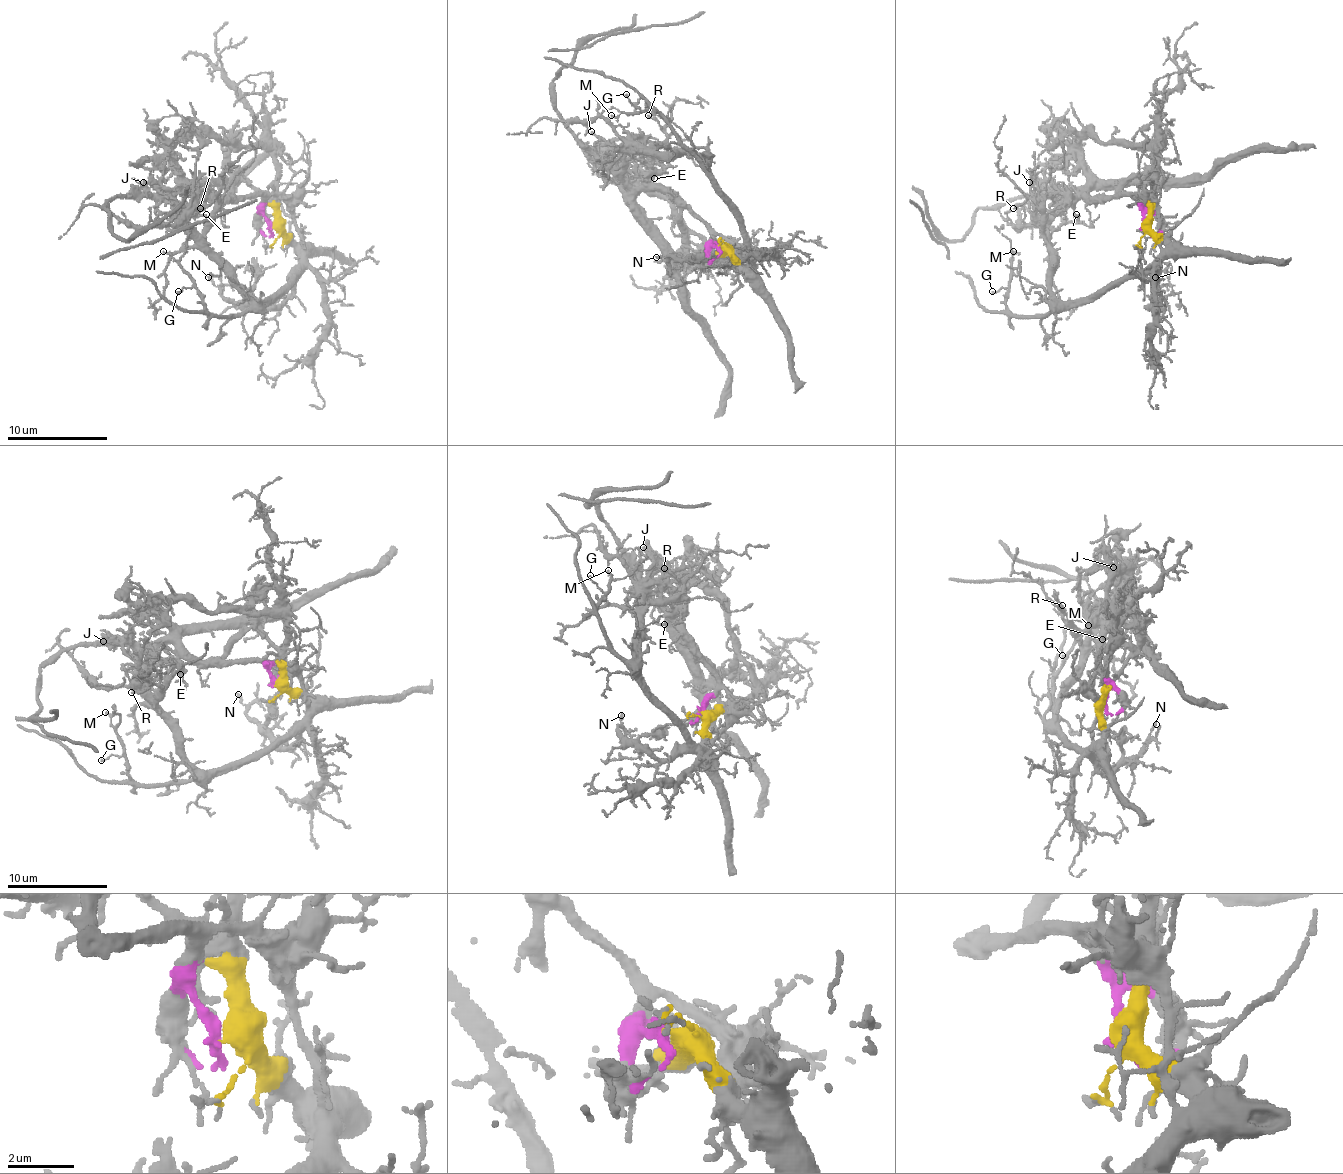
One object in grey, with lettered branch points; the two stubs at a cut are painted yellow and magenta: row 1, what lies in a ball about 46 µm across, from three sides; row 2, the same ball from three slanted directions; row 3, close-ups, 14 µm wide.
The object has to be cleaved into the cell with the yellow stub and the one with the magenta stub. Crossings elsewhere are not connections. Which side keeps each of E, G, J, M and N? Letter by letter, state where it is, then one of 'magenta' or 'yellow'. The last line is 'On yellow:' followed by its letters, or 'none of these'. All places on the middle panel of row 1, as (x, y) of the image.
E: at (654, 178); magenta
G: at (626, 94); yellow
J: at (591, 131); magenta
M: at (611, 115); yellow
N: at (656, 257); yellow
On yellow: G, M, N

